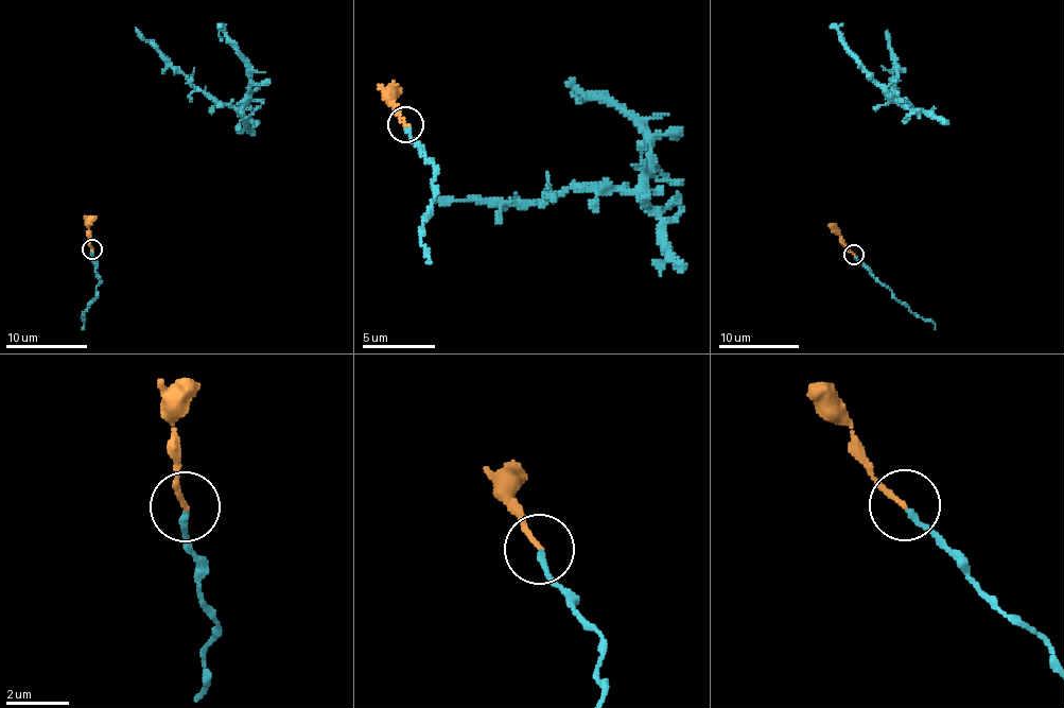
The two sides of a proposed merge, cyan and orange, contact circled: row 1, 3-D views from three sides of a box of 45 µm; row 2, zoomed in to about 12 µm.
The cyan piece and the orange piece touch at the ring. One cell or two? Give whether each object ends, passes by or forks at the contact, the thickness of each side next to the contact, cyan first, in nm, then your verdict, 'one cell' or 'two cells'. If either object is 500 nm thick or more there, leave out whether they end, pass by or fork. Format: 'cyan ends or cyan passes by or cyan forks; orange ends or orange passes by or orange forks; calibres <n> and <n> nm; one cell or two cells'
cyan ends; orange ends; calibres 180 and 160 nm; two cells

